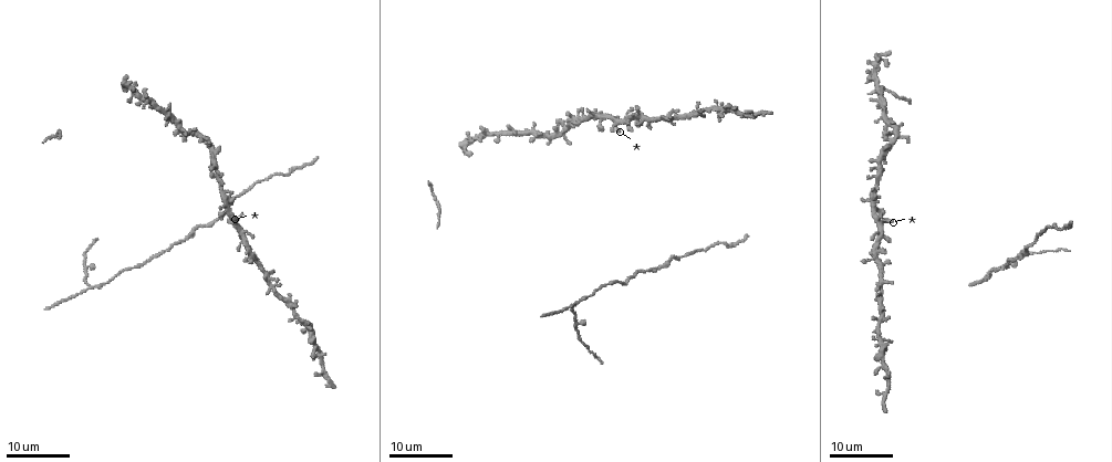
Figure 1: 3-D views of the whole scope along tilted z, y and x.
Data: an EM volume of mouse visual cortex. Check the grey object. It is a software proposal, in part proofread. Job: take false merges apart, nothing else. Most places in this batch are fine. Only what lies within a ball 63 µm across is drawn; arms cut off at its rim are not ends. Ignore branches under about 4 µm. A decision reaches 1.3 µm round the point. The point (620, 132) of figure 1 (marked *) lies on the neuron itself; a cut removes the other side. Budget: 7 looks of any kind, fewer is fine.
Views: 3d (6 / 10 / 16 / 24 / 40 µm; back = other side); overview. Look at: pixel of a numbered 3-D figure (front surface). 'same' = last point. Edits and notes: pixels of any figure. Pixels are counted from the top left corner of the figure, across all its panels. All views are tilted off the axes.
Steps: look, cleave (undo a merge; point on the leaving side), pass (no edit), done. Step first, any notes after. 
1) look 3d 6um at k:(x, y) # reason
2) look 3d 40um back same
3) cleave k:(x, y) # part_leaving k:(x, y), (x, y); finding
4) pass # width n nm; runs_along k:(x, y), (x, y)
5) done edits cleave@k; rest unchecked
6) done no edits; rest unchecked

look 3d 16um at 1:(877, 223) # four-way junction

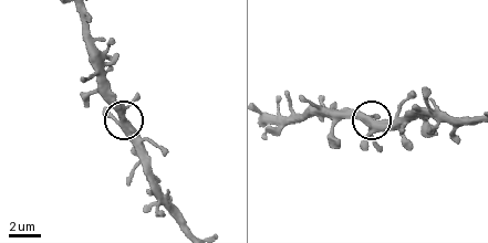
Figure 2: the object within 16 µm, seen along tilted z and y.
look 3d 10um at 2:(125, 118)

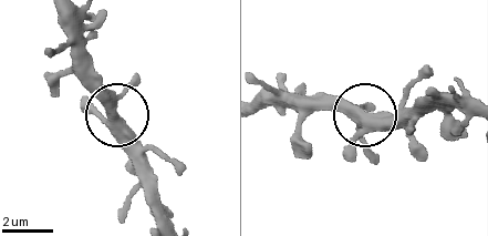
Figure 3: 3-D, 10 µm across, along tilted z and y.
pass # arms 4; all the same neuron

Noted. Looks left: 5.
look 3d 24um at 1:(577, 327) # three-way junction

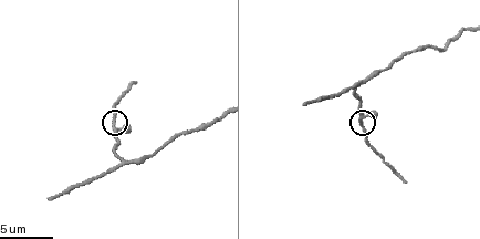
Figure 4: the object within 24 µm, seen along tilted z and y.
look 3d 6um at 4:(113, 121)

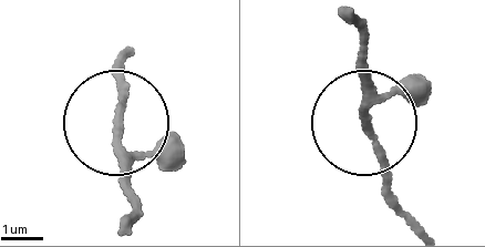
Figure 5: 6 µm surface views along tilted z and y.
pass # continuous, no second neuron

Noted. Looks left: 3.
look 3d 10um at 4:(124, 163) # three arms meet

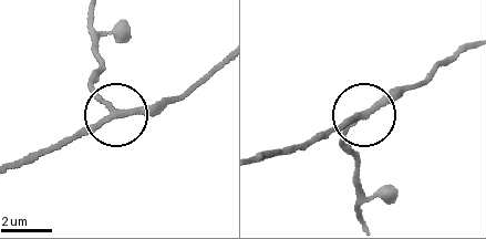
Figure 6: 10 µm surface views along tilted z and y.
pass # arms 3; runs_along 6:(217, 64), (177, 95), (112, 114), (48, 152); one neuron here

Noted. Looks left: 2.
look 3d 16um at 1:(672, 258)

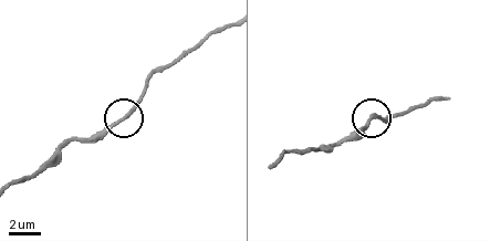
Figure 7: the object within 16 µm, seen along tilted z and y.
look 3d 6um at 7:(374, 116)

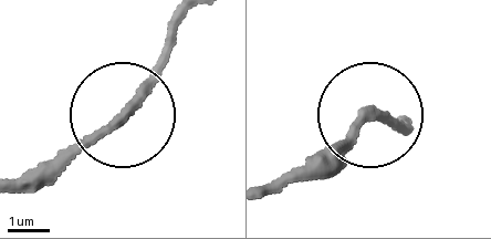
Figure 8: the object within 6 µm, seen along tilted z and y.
pass # width 210 nm; one neuron here

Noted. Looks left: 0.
done no edits; rest unchecked

